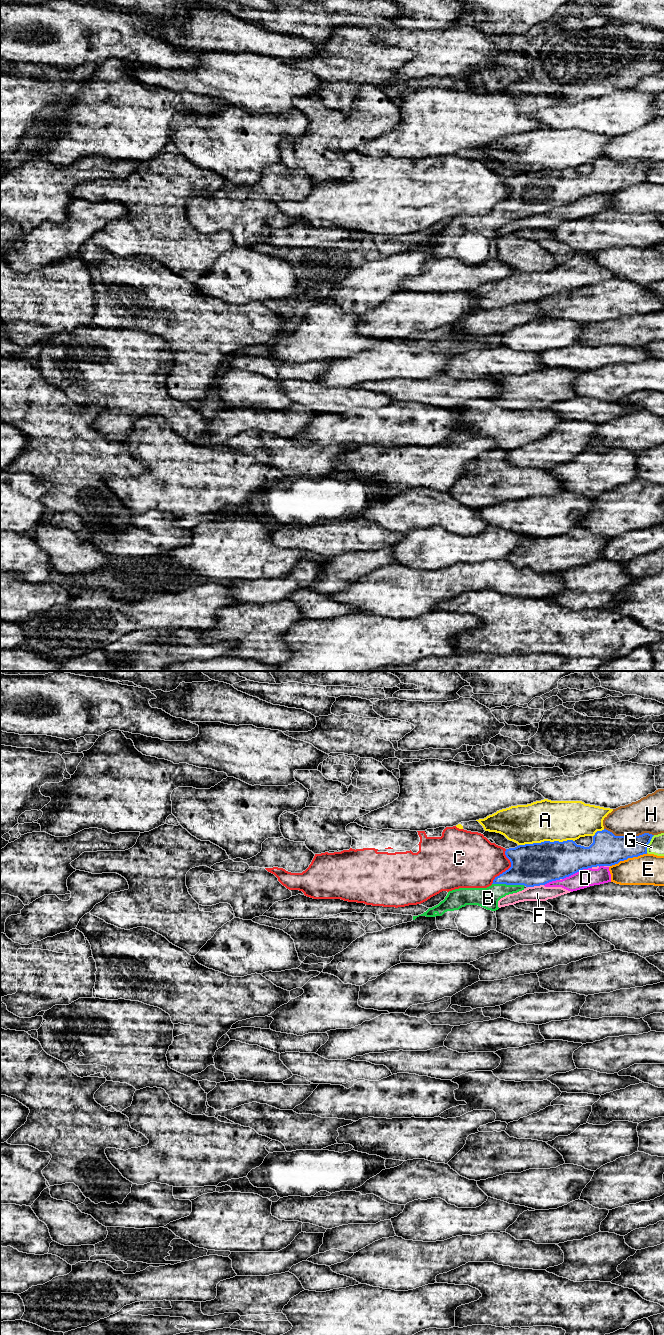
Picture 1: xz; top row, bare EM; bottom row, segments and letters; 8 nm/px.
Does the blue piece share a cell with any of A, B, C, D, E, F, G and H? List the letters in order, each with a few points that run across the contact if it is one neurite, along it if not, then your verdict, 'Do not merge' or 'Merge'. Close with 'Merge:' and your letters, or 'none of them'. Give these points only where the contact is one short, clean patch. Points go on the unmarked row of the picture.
A: Do not merge
B: Merge
C: Do not merge
D: Do not merge
E: Do not merge
F: Do not merge
G: Do not merge
H: Do not merge
Merge: B

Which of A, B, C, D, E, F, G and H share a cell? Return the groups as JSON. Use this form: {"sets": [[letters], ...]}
{"sets": [["A"], ["B"], ["C"], ["D", "F"], ["E"], ["G"], ["H"]]}

